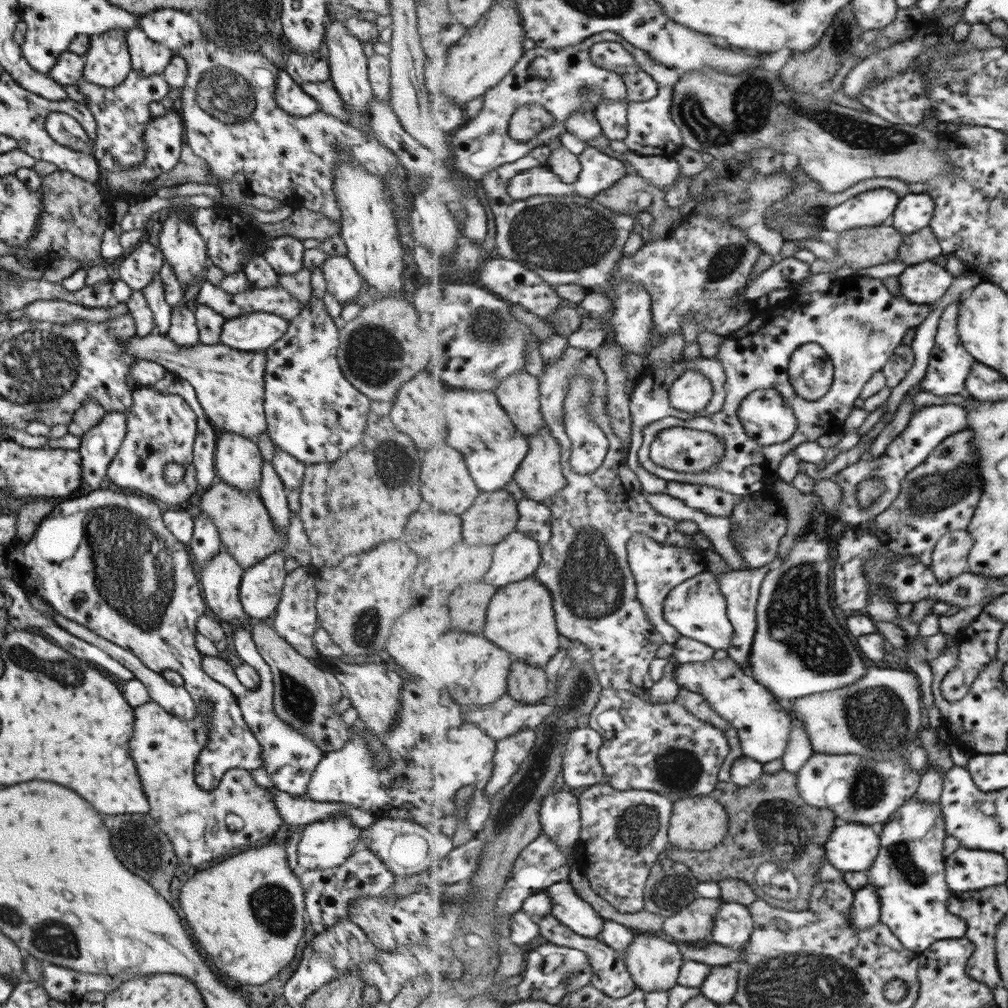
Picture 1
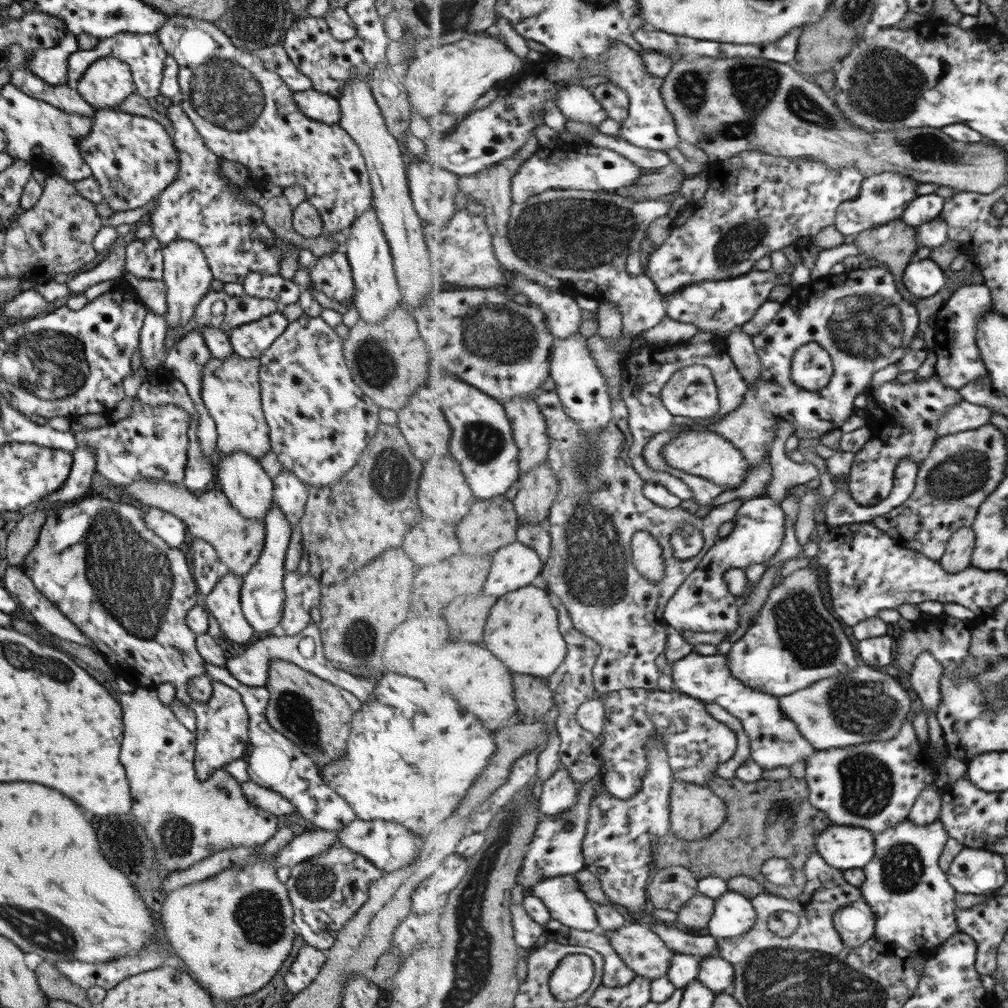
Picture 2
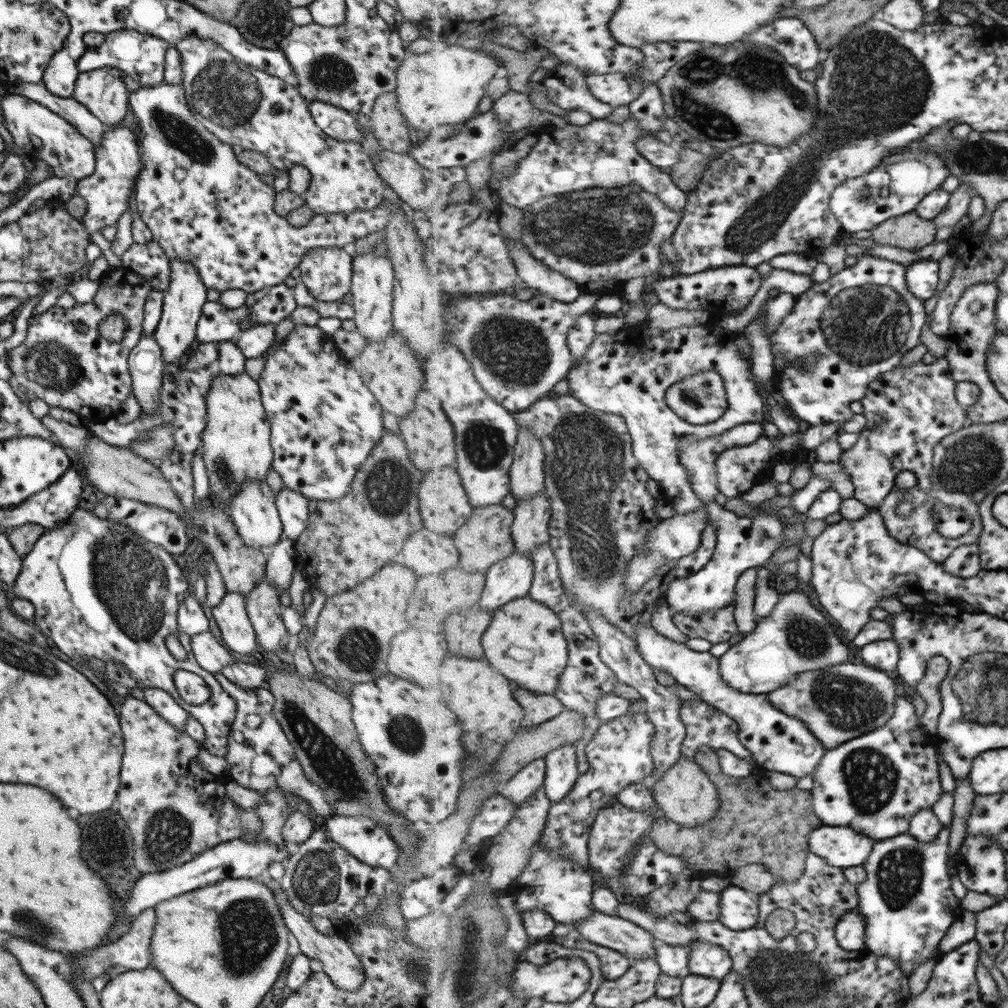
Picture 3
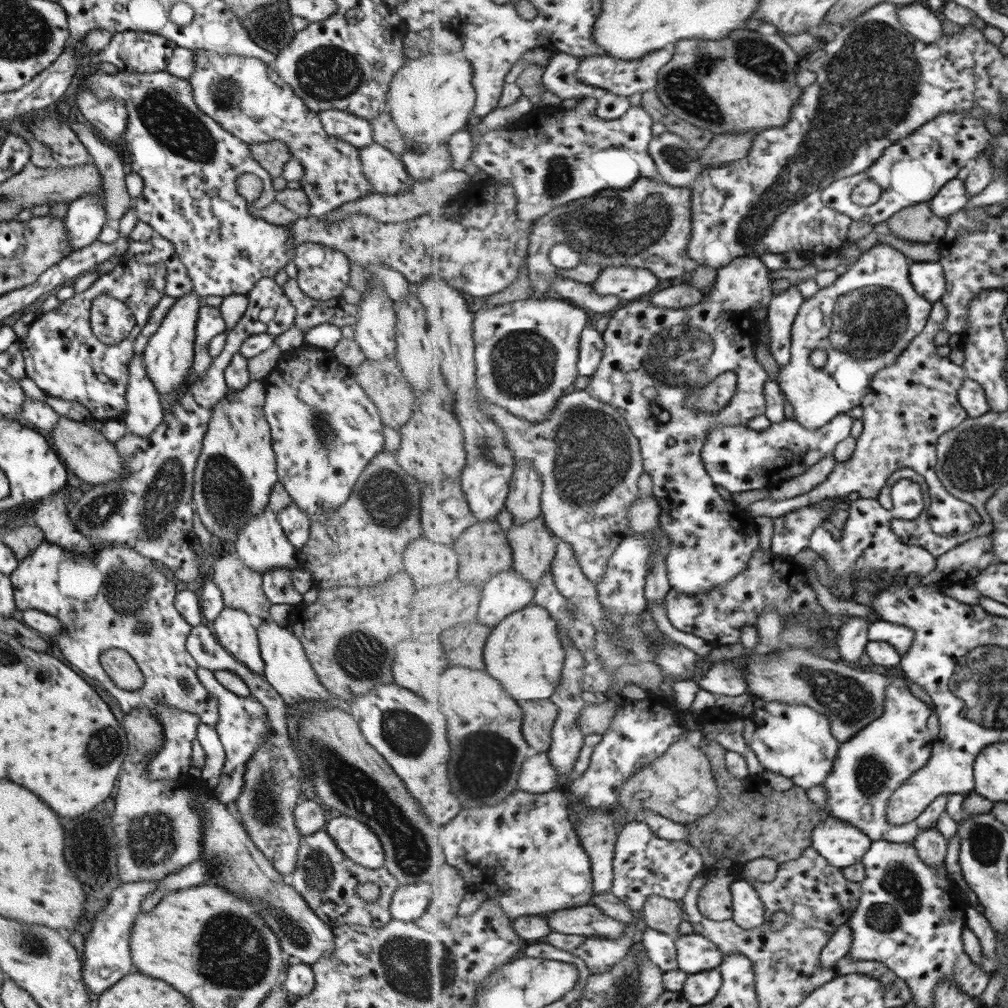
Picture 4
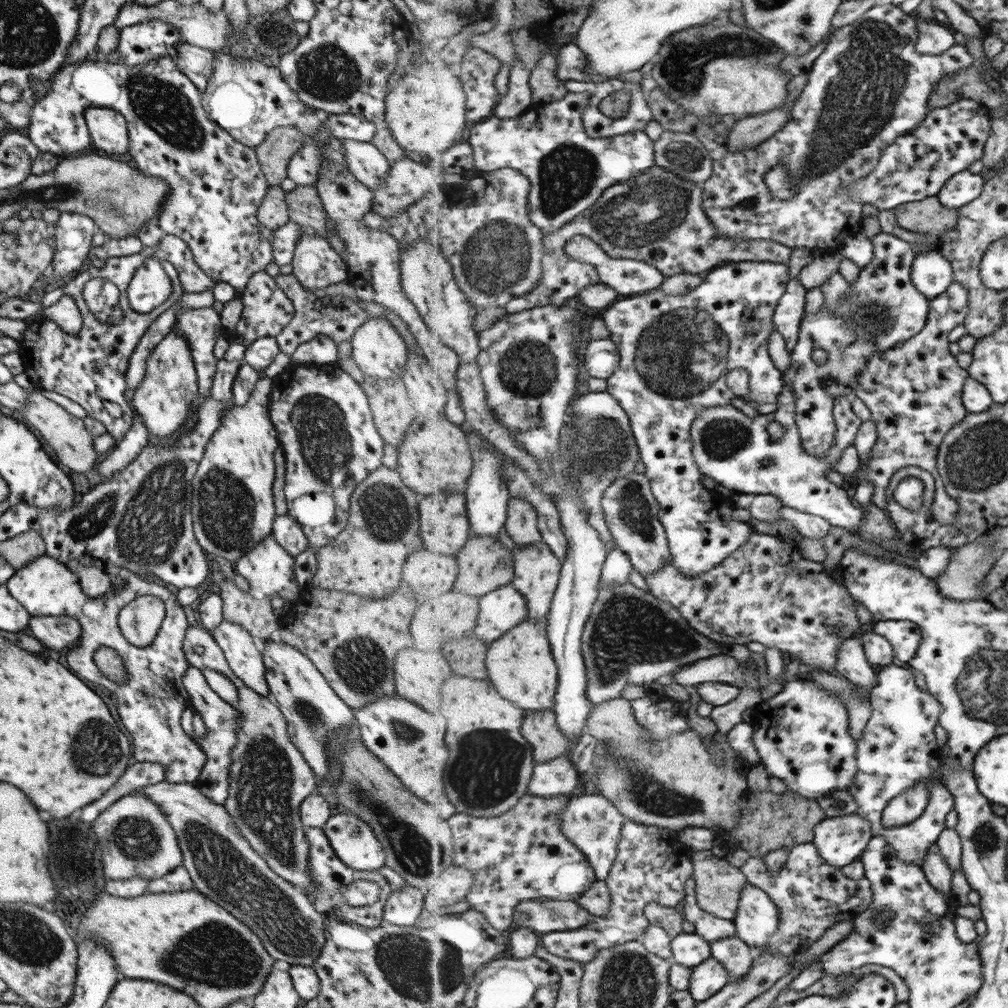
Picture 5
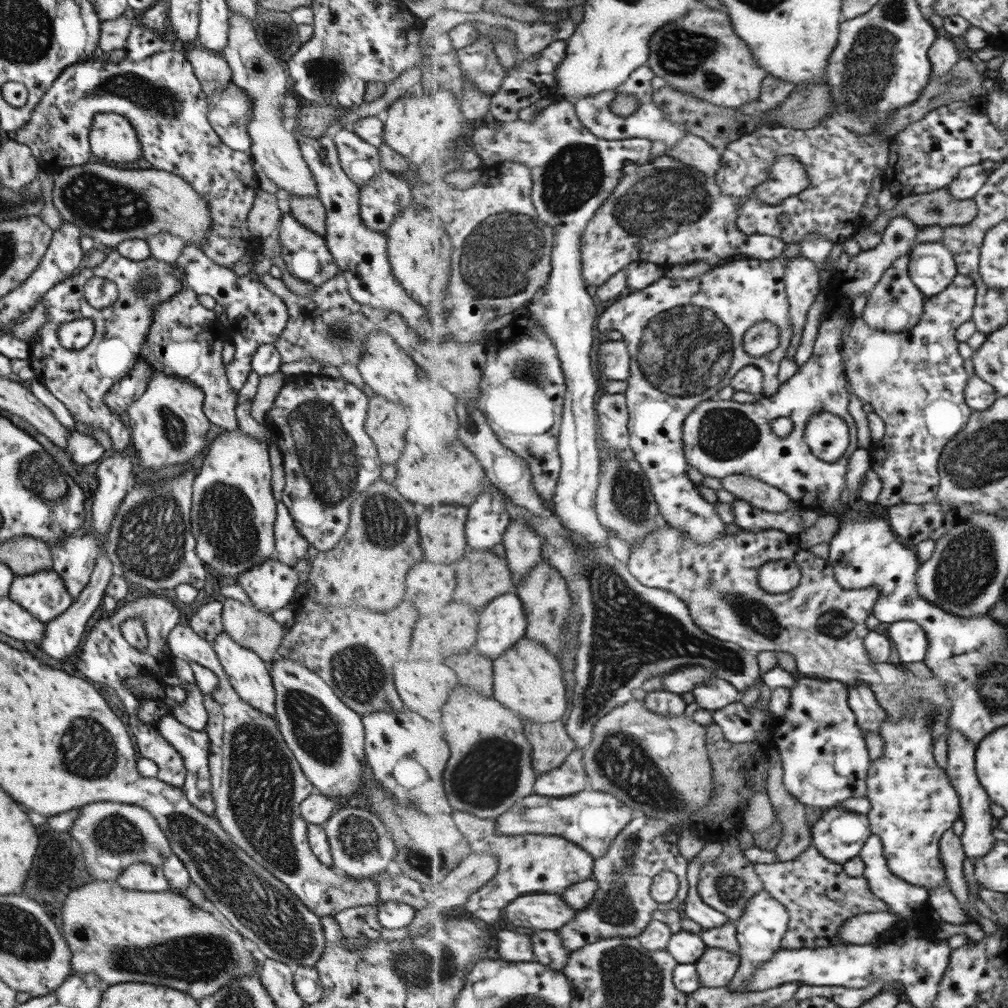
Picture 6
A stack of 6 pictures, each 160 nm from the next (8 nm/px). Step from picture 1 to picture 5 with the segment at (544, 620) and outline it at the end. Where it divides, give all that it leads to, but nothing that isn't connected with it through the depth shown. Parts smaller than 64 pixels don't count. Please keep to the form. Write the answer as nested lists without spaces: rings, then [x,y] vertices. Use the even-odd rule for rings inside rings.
[[[528,617],[523,624],[513,627],[488,648],[488,676],[503,698],[517,703],[527,712],[553,710],[560,680],[547,621],[537,622]]]

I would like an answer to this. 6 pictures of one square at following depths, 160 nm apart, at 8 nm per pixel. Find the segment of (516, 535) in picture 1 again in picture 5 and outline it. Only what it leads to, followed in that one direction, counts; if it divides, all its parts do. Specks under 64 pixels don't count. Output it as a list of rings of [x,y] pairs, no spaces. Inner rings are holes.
[[[513,582],[496,588],[481,598],[477,636],[490,645],[513,627],[523,624],[528,614],[526,596]]]

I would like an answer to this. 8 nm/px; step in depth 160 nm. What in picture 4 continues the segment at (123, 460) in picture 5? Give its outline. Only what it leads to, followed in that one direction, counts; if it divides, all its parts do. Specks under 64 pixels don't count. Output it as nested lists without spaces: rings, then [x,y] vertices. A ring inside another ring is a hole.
[[[142,354],[131,355],[128,364],[128,382],[125,391],[126,431],[138,437],[148,437],[161,422],[163,412],[155,385],[147,378],[141,364]]]

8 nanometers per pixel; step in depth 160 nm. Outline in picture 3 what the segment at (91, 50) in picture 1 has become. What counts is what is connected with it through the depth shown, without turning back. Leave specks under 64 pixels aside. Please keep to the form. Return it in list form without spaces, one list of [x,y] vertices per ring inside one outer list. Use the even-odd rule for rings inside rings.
[[[111,67],[80,72],[71,97],[105,126],[119,123],[127,114],[129,96],[122,75],[123,71]]]

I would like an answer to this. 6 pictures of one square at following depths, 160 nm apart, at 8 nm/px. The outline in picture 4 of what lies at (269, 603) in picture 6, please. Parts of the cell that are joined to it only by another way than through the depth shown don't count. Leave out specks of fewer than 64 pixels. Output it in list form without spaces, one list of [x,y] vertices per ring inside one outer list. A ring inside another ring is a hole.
[[[268,507],[247,519],[236,532],[236,539],[232,548],[233,552],[242,560],[247,568],[263,574],[267,569],[288,568],[293,570],[296,566],[296,549],[289,544],[287,537],[279,526],[276,514]]]

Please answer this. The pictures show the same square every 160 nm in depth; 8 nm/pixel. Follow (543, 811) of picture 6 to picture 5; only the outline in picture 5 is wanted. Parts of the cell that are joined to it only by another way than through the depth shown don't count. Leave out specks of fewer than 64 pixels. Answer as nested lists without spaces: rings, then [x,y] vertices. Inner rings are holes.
[[[591,789],[584,795],[571,797],[570,803],[563,807],[560,814],[563,834],[580,849],[589,860],[600,881],[605,881],[617,859],[619,842],[627,818],[619,813],[618,808],[601,793],[592,793]]]

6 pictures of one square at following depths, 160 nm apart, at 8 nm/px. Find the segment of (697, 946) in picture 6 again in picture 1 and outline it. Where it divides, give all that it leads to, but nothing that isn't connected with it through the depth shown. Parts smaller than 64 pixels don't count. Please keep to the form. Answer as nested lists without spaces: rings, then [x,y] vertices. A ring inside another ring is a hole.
[[[717,966],[700,987],[702,994],[717,1004],[731,1004],[738,994],[739,971],[731,966]]]

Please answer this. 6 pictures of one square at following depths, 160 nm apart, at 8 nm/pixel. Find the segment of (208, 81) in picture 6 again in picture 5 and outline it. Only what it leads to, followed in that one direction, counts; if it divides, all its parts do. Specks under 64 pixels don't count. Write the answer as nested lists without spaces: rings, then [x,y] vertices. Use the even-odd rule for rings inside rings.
[[[181,43],[173,57],[179,72],[182,72],[197,88],[202,91],[211,76],[214,53],[204,48]]]

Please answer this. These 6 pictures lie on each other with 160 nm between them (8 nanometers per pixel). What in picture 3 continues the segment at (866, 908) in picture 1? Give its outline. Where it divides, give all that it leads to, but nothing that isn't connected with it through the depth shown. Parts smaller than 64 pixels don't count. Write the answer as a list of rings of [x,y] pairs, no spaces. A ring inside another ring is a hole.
[[[857,908],[847,911],[836,926],[839,944],[847,951],[866,949],[866,916]]]

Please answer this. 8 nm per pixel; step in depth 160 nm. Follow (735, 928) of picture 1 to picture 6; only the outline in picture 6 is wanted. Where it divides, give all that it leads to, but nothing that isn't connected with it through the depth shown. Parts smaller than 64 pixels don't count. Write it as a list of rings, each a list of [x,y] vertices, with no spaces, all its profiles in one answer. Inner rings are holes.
[[[763,890],[749,900],[742,918],[735,922],[738,930],[738,941],[740,942],[741,965],[738,974],[729,984],[731,990],[743,990],[745,992],[754,972],[759,970],[759,966],[769,962],[773,956],[777,956],[777,952],[782,949],[782,940],[789,928],[787,926],[789,920],[791,918],[789,918],[787,908],[781,902],[777,902],[777,899],[768,891]]]

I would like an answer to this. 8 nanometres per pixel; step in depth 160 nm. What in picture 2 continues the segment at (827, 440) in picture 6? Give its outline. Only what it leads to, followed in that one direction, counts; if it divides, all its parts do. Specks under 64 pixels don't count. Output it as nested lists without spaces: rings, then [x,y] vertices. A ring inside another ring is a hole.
[[[886,265],[884,268],[857,268],[833,280],[823,278],[823,288],[819,288],[819,292],[812,290],[811,294],[792,295],[783,303],[779,314],[763,329],[763,334],[752,338],[757,349],[757,356],[761,361],[762,381],[757,382],[754,387],[748,385],[745,404],[741,404],[739,410],[725,416],[723,420],[707,426],[687,421],[684,429],[693,429],[698,432],[711,430],[719,433],[740,449],[742,455],[750,463],[749,469],[769,458],[773,442],[775,442],[774,437],[777,436],[775,431],[779,428],[780,421],[790,422],[794,426],[793,433],[797,433],[799,437],[820,439],[824,434],[840,429],[853,416],[856,410],[855,398],[859,394],[867,393],[867,387],[871,384],[875,372],[887,368],[890,364],[900,363],[905,358],[911,344],[914,343],[915,334],[919,332],[919,326],[921,326],[919,310],[905,297],[905,294],[899,292],[894,273]],[[811,342],[817,342],[830,353],[834,366],[834,376],[831,377],[829,385],[815,392],[801,388],[792,378],[793,358],[797,350]]]

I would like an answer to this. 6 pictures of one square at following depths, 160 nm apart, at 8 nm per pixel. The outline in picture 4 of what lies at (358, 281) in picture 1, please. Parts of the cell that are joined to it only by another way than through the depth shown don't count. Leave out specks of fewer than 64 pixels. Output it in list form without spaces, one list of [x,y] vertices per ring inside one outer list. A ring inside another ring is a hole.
[[[312,242],[299,243],[294,248],[291,261],[297,269],[296,281],[298,287],[309,298],[324,301],[329,298],[340,297],[341,291],[348,287],[348,257],[338,250]]]

